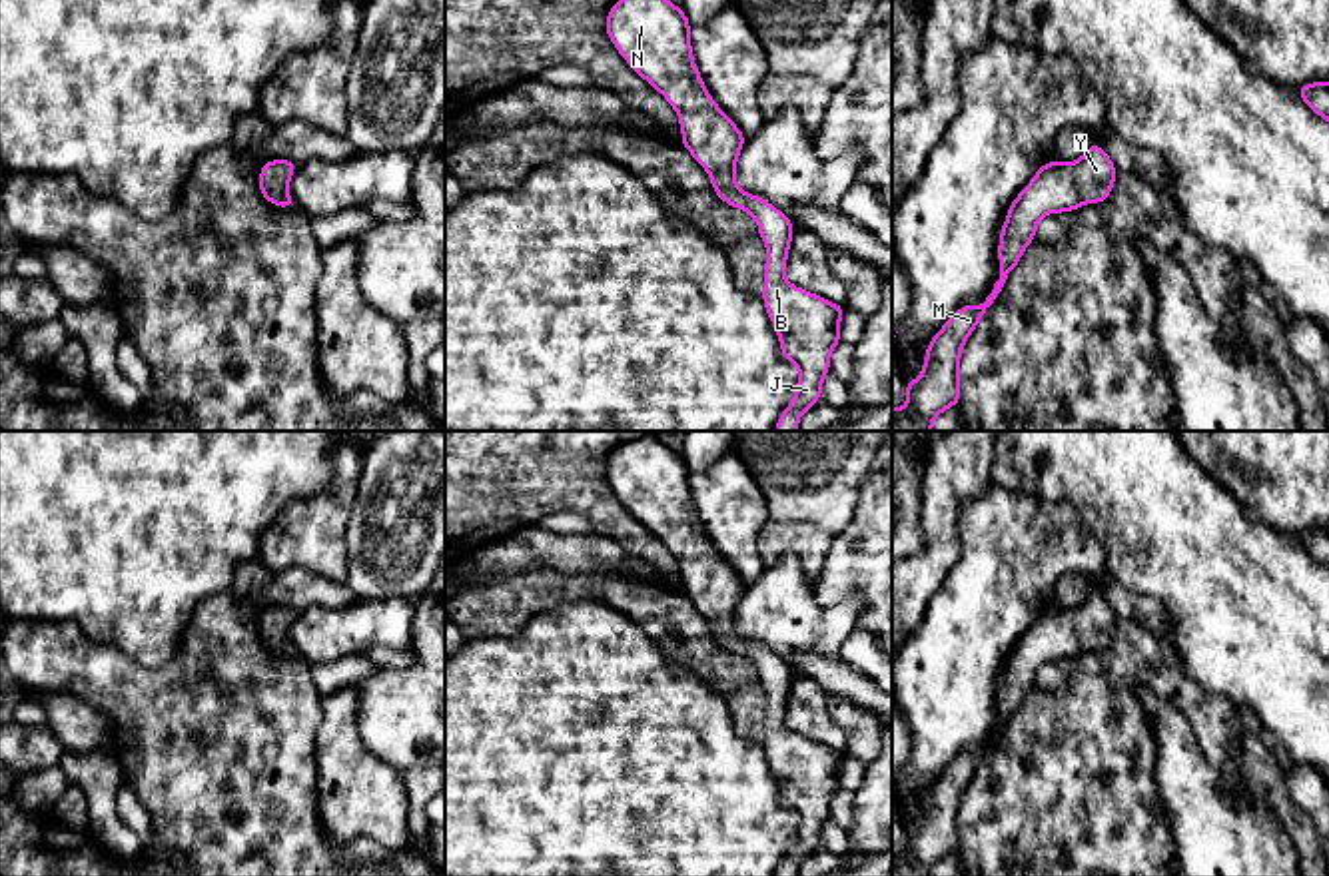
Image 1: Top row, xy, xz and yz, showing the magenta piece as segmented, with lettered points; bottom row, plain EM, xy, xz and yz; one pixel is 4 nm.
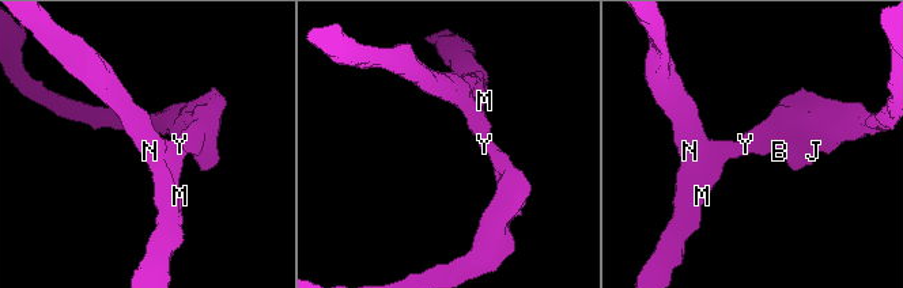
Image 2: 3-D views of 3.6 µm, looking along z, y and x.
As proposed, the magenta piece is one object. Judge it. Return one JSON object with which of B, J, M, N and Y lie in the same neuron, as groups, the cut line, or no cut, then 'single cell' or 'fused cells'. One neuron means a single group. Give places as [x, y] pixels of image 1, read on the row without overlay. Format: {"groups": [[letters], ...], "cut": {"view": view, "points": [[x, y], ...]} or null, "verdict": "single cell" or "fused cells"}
{"groups": [["B", "J", "M", "N", "Y"]], "cut": null, "verdict": "single cell"}

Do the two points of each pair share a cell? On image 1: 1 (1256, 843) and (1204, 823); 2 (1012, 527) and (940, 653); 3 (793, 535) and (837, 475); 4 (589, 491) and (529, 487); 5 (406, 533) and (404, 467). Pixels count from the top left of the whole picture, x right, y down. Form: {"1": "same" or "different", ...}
{"1": "same", "2": "same", "3": "same", "4": "same", "5": "same"}

